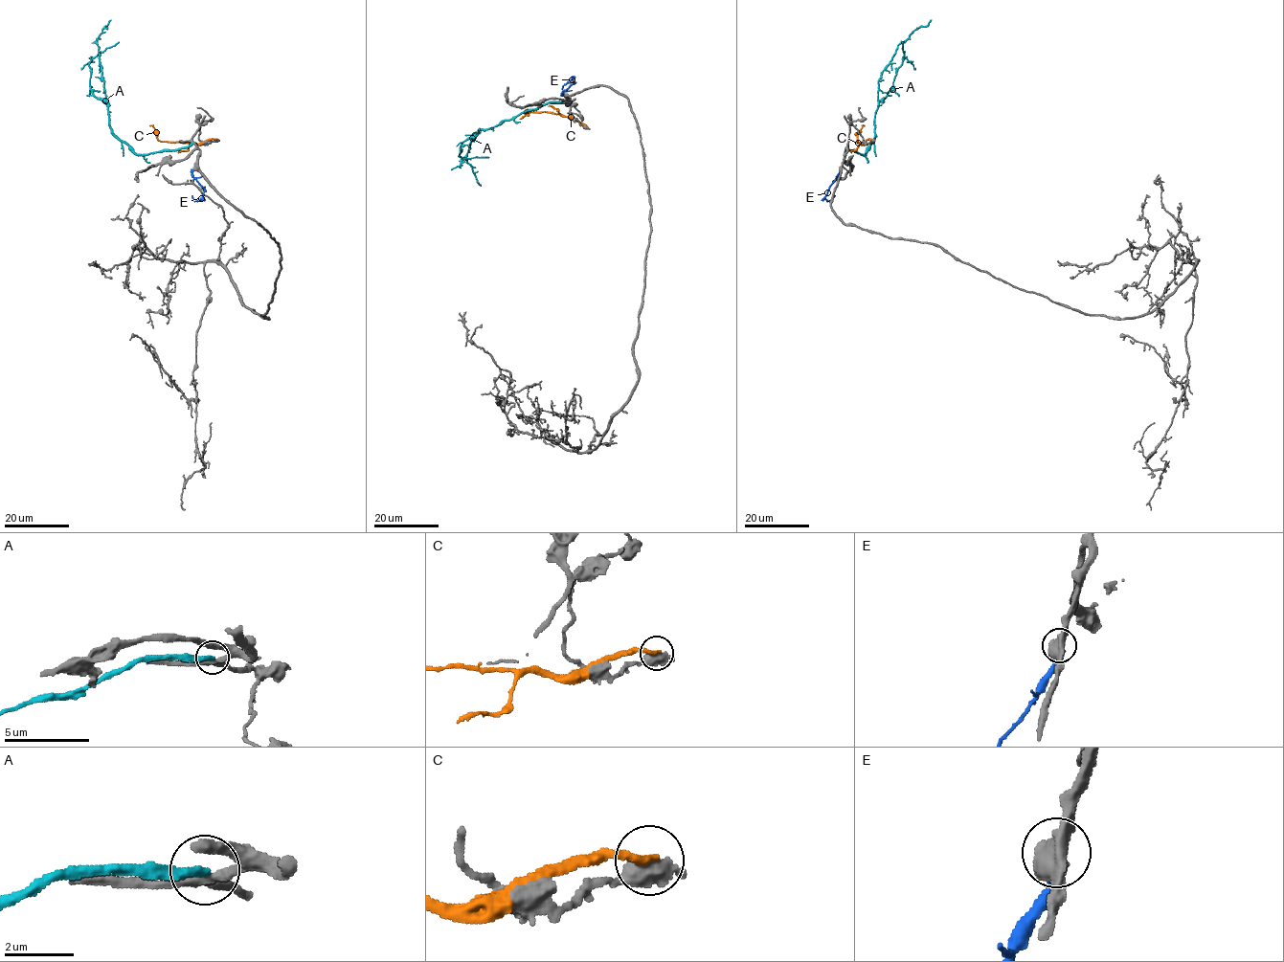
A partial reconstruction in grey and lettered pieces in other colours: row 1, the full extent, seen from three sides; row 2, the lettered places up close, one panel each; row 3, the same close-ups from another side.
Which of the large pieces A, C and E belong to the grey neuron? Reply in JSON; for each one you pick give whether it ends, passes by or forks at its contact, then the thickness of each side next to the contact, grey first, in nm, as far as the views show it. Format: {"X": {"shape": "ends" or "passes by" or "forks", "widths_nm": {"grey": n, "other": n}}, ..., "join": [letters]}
{"join": []}

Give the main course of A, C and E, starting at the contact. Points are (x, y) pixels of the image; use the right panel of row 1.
A: (847, 143), (850, 150), (866, 154), (875, 132), (874, 116), (881, 72), (891, 59), (897, 46), (931, 20)
C: (870, 140), (863, 144), (857, 142), (857, 132), (865, 125)
E: (841, 167), (824, 197), (828, 201), (835, 195)

